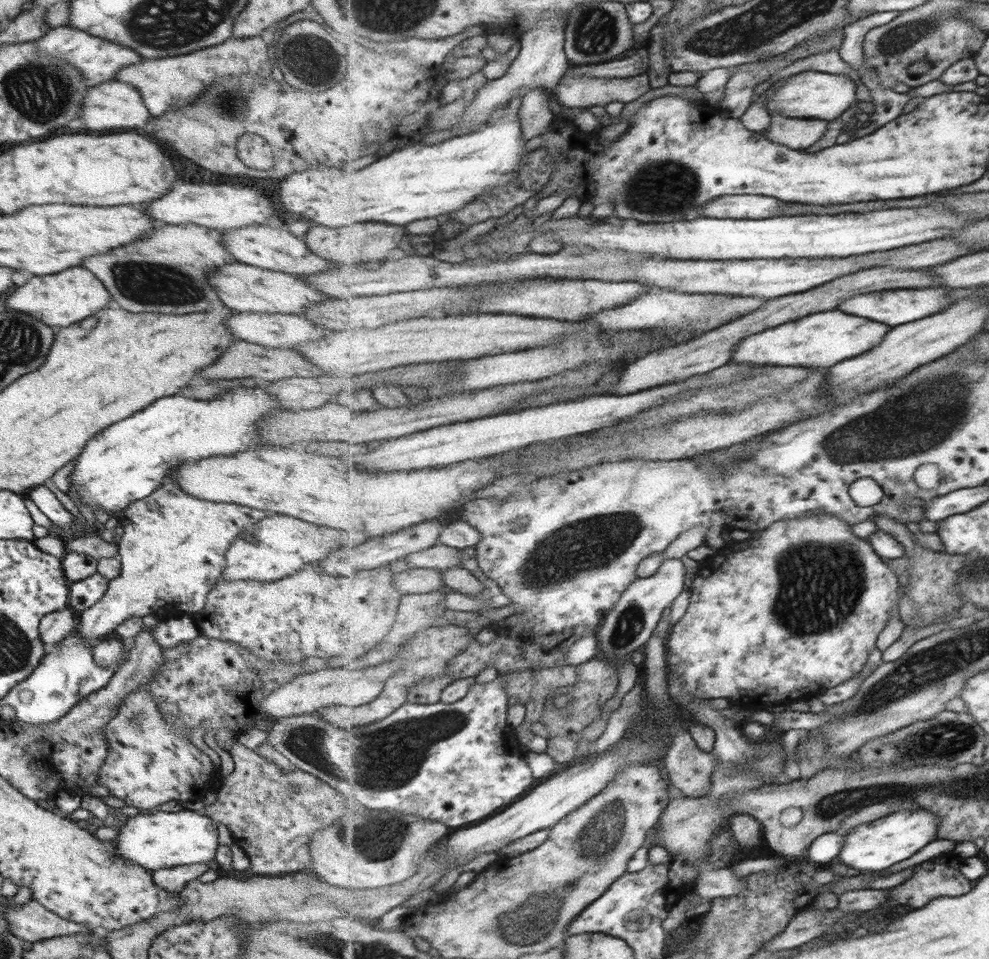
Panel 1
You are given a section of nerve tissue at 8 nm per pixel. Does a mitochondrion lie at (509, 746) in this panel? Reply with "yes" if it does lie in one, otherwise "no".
no

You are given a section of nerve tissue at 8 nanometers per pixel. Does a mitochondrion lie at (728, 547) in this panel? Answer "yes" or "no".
no

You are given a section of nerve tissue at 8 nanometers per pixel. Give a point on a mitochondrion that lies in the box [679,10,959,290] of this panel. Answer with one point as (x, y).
(898, 40)

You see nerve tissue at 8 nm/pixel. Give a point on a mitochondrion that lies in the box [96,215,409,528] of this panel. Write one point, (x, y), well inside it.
(150, 284)

